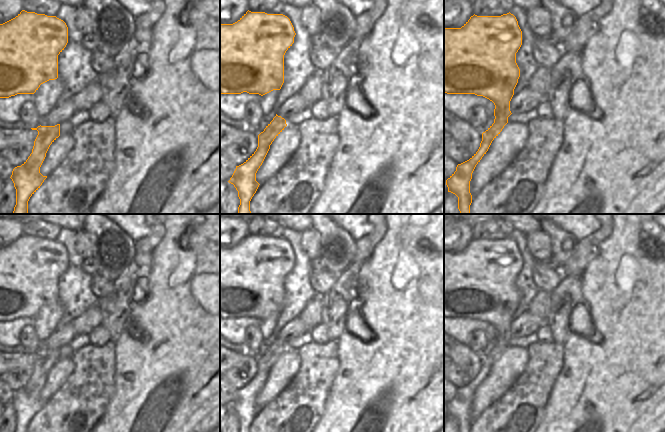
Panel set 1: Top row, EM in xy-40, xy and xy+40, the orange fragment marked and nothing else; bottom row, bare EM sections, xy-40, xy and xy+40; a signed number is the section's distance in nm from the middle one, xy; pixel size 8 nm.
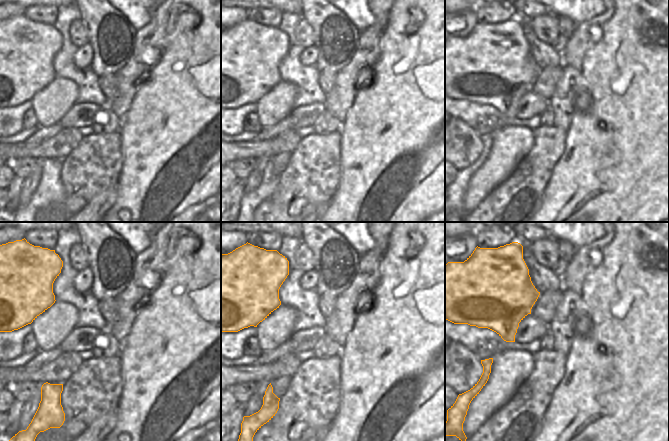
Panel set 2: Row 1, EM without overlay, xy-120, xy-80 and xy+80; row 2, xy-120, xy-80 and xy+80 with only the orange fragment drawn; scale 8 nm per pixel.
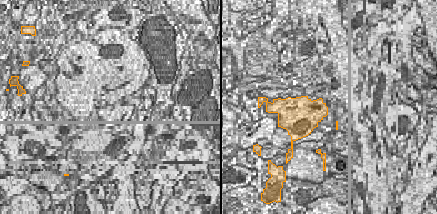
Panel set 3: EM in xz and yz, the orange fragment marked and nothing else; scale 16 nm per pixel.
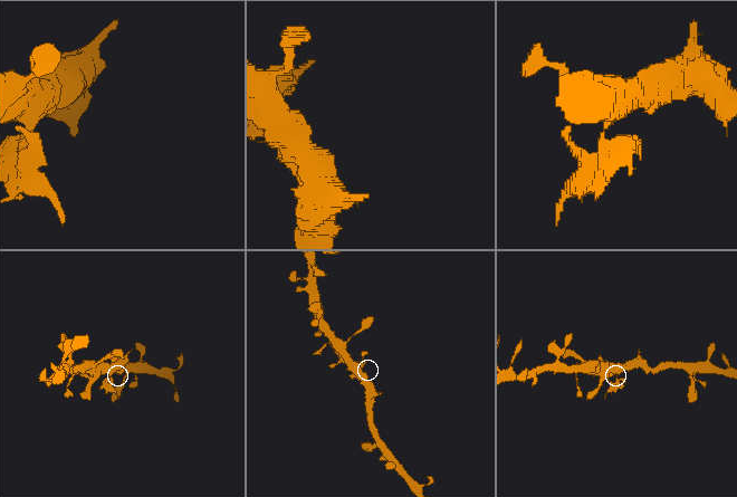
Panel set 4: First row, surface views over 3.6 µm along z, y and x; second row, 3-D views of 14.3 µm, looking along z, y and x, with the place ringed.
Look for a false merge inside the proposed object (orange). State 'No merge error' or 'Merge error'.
Merge error.

